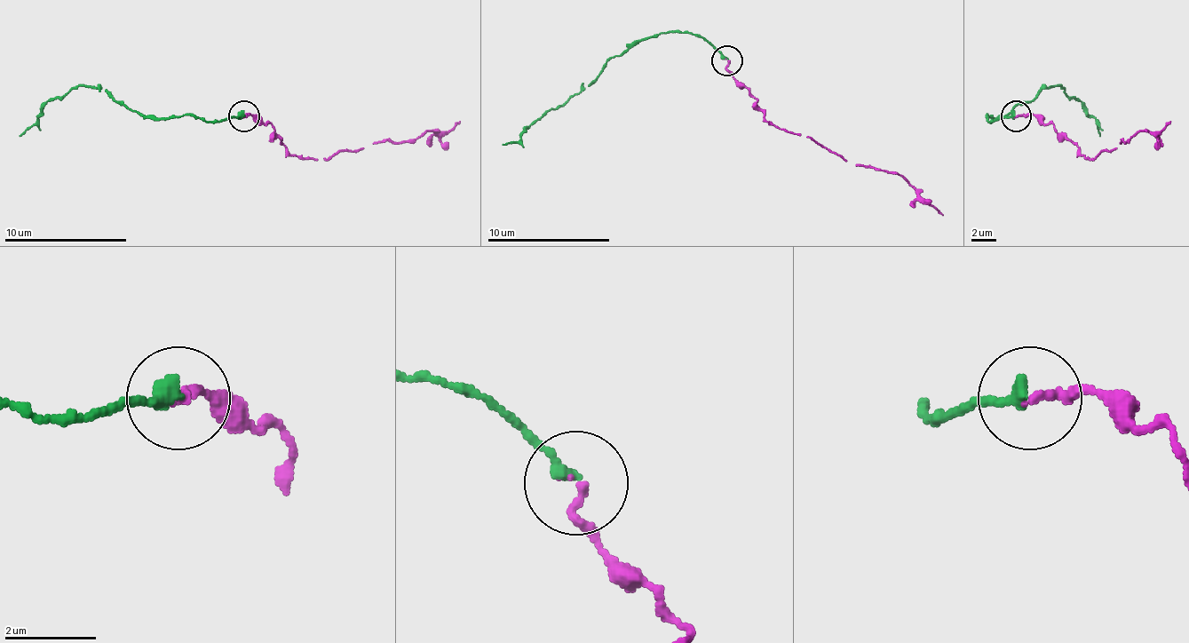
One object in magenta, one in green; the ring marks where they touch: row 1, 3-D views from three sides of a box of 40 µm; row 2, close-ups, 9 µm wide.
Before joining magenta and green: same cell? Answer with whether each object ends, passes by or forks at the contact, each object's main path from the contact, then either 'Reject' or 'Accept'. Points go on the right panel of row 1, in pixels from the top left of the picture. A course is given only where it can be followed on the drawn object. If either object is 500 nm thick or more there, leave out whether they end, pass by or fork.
At the ring magenta ends. At the ring green ends. Course of magenta: (1015, 116), (1030, 114), (1051, 123), (1089, 160), (1121, 141), (1128, 141), (1140, 132), (1159, 132), (1171, 120). Course of green: (1015, 116), (987, 116), (987, 114), (996, 116), (1042, 89), (1058, 86), (1073, 95), (1097, 123), (1100, 135). Accept

